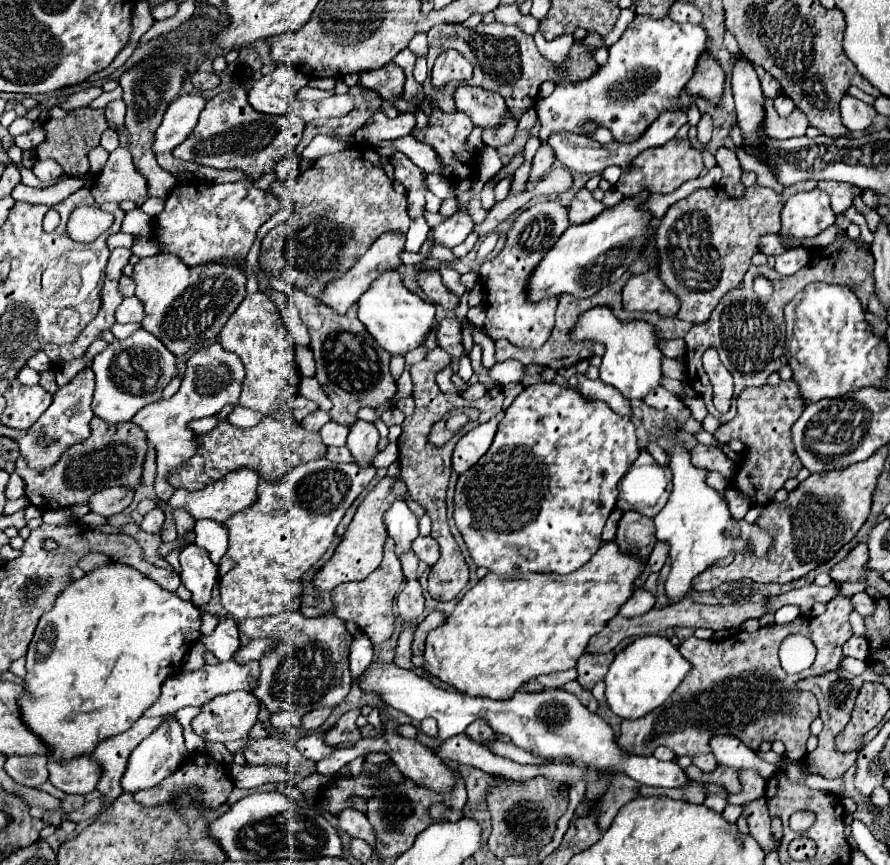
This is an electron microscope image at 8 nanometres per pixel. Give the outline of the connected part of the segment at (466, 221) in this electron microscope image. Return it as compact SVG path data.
M468 192L458 196L458 212L452 218L448 218L446 222L442 222L436 228L432 228L432 238L434 238L436 244L442 244L446 248L454 248L456 244L464 242L464 238L472 232L474 222L464 212L466 202L468 202Z

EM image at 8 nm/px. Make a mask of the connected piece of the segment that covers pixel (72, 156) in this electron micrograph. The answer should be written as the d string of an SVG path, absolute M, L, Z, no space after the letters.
M82 106L76 110L70 110L64 118L48 118L44 122L44 132L46 132L46 140L42 144L38 144L34 148L36 158L38 160L56 160L66 174L70 176L82 176L90 170L88 164L88 150L92 146L100 144L100 136L102 132L108 130L108 120L104 116L104 110L94 110L90 106Z

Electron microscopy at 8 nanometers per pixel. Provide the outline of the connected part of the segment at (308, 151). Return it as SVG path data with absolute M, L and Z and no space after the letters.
M316 136L302 152L302 158L308 158L308 160L318 160L320 156L326 156L326 154L334 154L338 150L344 150L346 144L340 144L336 140L332 140L330 136Z

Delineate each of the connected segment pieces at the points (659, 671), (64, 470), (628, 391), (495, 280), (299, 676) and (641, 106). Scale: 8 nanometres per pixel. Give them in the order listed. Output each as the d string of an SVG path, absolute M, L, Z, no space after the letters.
M642 636L616 654L610 670L604 678L606 700L610 710L622 718L642 718L660 704L664 704L672 692L680 686L692 664L680 654L680 650L666 636Z
M98 416L92 418L90 428L92 428L92 436L72 446L68 452L64 452L60 462L56 462L54 468L48 472L36 472L28 468L24 460L16 462L16 474L24 480L26 496L36 508L54 510L72 504L86 504L94 492L112 486L124 486L134 492L140 488L142 466L148 450L146 432L138 428L134 422L112 426L100 420Z
M594 306L582 312L568 334L572 342L592 340L606 346L606 356L602 356L600 364L600 380L614 386L624 398L646 398L648 392L660 386L664 354L660 350L660 336L654 324L646 320L620 320L610 306Z
M548 200L530 206L520 212L512 226L506 232L506 244L498 252L496 258L484 262L480 266L480 282L484 290L484 306L486 306L486 322L482 330L490 334L492 340L506 338L518 348L538 350L550 336L554 328L554 312L558 306L558 296L546 296L538 302L528 298L528 280L536 266L542 262L542 256L558 242L564 230L570 226L568 208L558 200Z
M284 612L276 616L264 616L264 618L246 618L238 622L238 630L248 638L248 640L258 640L258 638L268 638L274 640L276 646L272 652L264 652L260 658L260 676L256 682L254 696L266 704L270 712L280 712L280 710L296 710L300 716L304 712L316 710L316 708L336 708L346 694L350 692L352 678L350 678L350 666L348 666L348 656L350 656L350 644L352 644L352 634L346 630L346 622L338 618L336 614L324 614L316 618L306 618L300 612Z
M636 14L622 38L608 48L608 64L600 66L600 72L596 72L596 76L576 84L556 86L556 90L548 98L542 98L538 102L536 112L540 120L540 140L546 140L550 132L558 130L580 134L580 126L584 124L584 120L596 120L600 126L612 132L614 140L634 142L644 134L652 120L656 120L656 114L660 114L662 110L680 110L686 106L684 102L678 102L678 96L688 80L694 76L698 60L708 52L708 40L708 32L700 24L678 24L670 18L654 20Z

